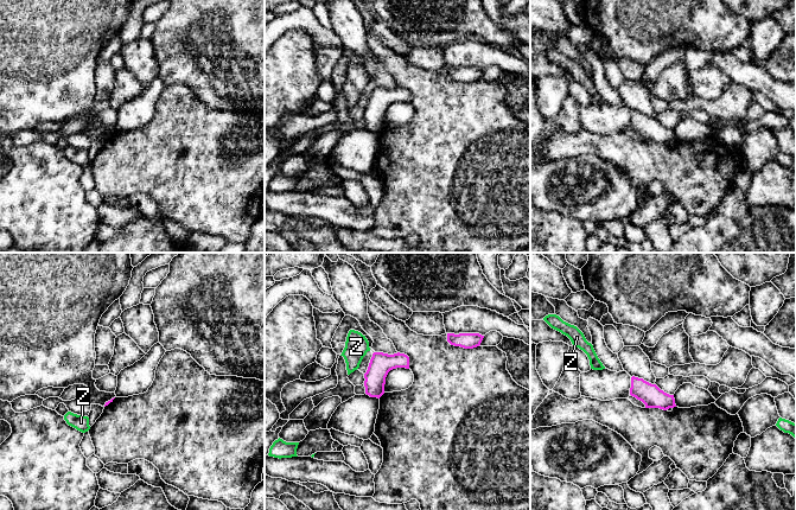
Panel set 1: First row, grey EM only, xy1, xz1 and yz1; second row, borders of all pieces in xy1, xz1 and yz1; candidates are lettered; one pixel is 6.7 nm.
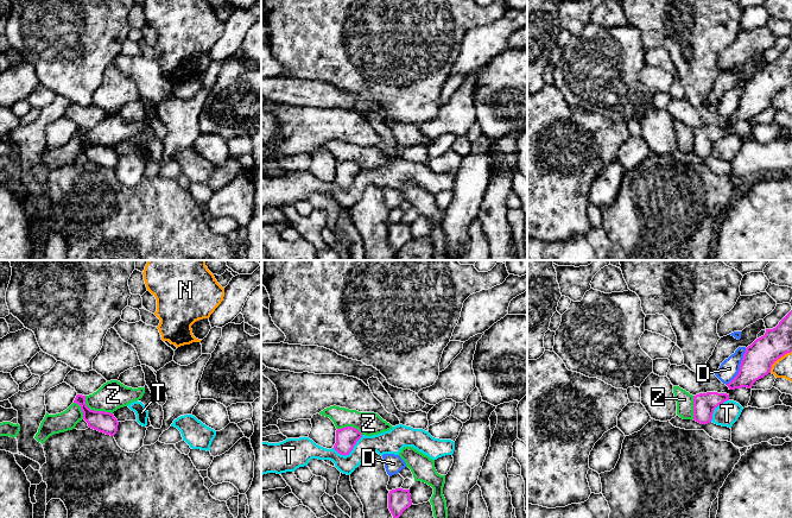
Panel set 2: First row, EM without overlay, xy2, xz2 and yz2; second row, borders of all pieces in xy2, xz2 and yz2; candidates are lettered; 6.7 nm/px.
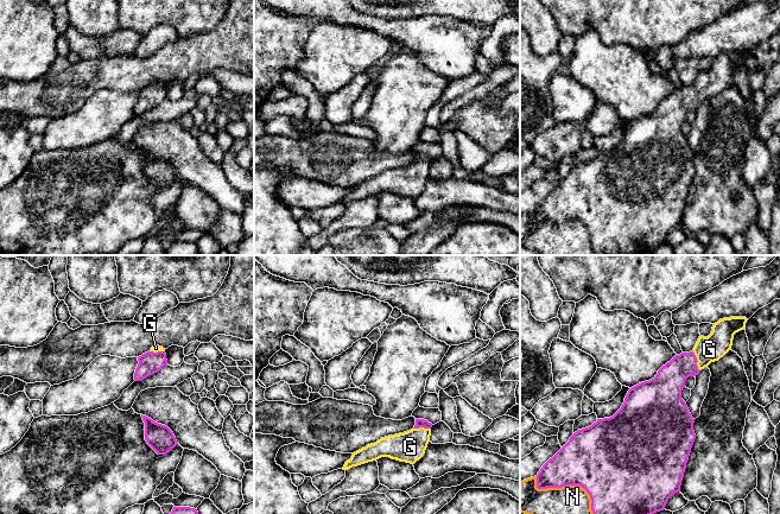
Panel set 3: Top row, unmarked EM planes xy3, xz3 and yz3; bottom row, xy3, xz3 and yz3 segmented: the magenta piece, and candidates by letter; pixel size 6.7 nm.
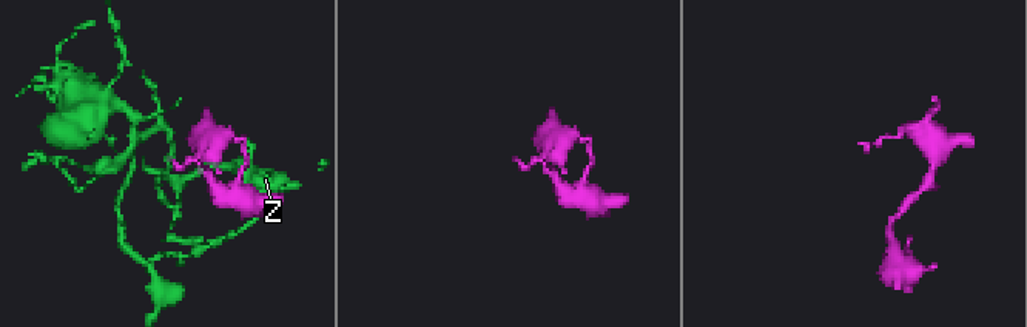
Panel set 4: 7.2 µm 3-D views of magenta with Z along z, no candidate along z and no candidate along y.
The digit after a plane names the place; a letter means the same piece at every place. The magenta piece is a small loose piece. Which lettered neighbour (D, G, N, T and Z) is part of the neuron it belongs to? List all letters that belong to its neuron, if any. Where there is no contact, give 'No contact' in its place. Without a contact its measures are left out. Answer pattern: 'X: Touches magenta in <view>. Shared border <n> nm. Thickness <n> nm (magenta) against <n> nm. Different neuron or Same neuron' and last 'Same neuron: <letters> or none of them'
D: Touches magenta in yz2. Shared border 280 nm. Thickness 200 nm (magenta) against 130 nm. Different neuron
G: Touches magenta in yz3. Shared border 140 nm. Thickness 200 nm (magenta) against 180 nm. Same neuron
N: Touches magenta in yz3. Shared border 500 nm. Thickness 440 nm (magenta) against 360 nm. Different neuron
T: Touches magenta in xz2. Shared border 220 nm. Thickness 140 nm (magenta) against 140 nm. Different neuron
Z: Touches magenta in xy2. Shared border 220 nm. Thickness 140 nm (magenta) against 200 nm. Different neuron
Same neuron: G

